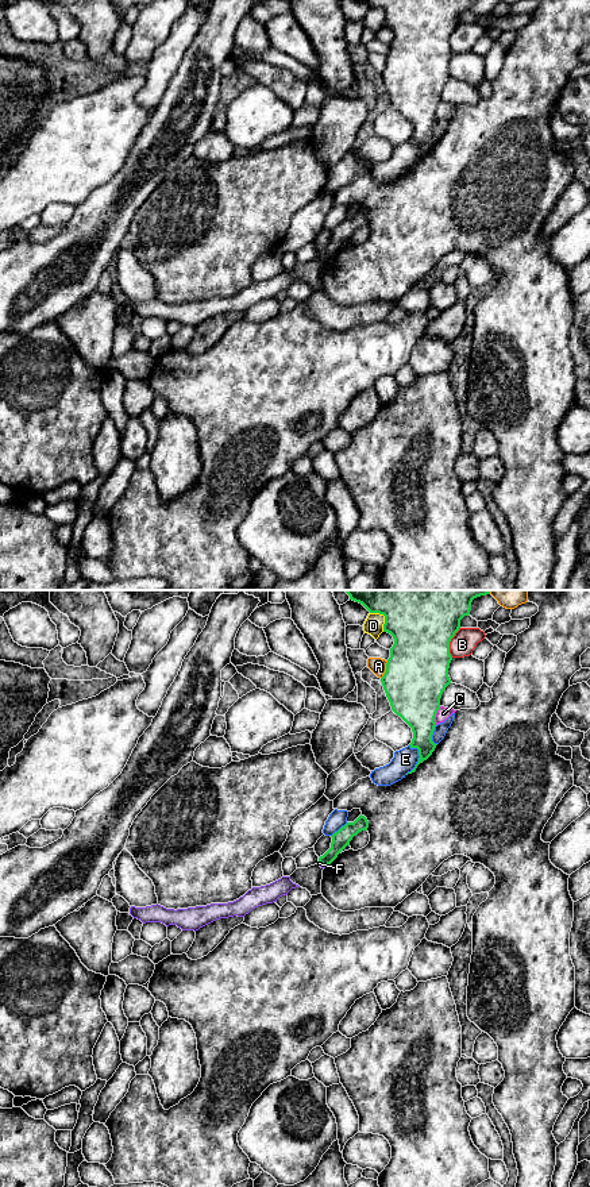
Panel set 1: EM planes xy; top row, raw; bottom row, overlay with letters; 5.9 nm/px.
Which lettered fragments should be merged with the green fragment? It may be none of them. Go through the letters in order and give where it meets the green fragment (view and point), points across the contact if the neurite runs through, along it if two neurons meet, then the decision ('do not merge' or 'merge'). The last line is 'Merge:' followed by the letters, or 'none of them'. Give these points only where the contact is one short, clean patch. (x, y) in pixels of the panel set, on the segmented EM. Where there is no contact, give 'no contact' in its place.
A: meets green in xy at (386, 670); do not merge
B: meets green in xy at (450, 640); do not merge
C: meets green in xy at (435, 716); border along xy (440, 706), (435, 724); do not merge
D: meets green in xy at (385, 617); do not merge
E: meets green in xy at (419, 759); do not merge
F: meets green in xy at (322, 863); border along xy (319, 860), (324, 867); do not merge
Merge: none of them

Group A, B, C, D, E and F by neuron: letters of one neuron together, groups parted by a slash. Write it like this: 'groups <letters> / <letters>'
groups A / B / C / D / E / F

